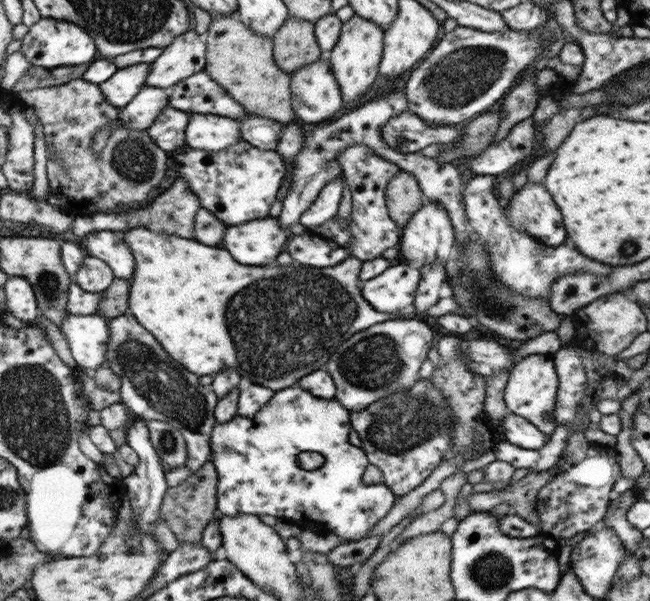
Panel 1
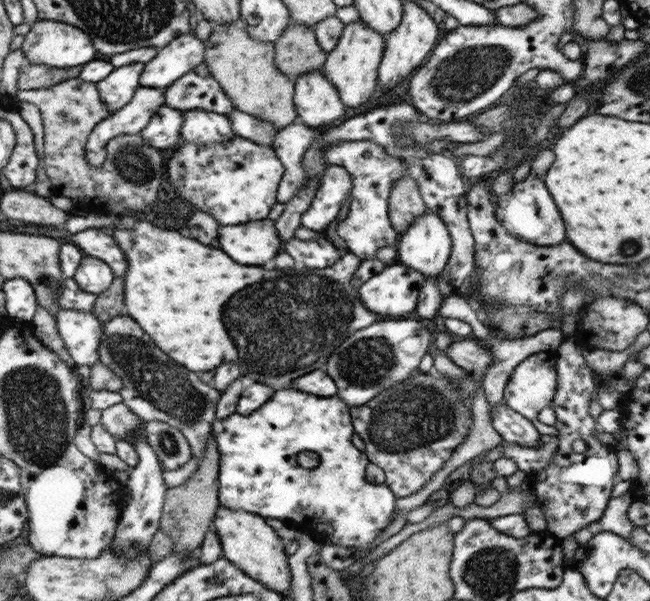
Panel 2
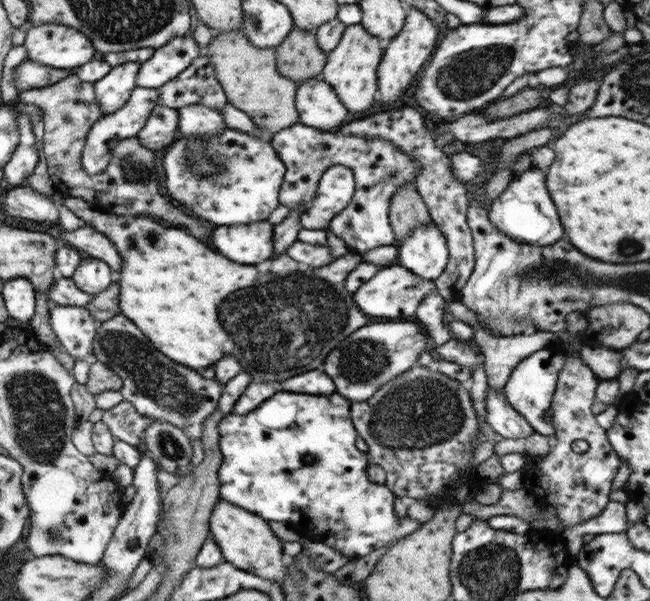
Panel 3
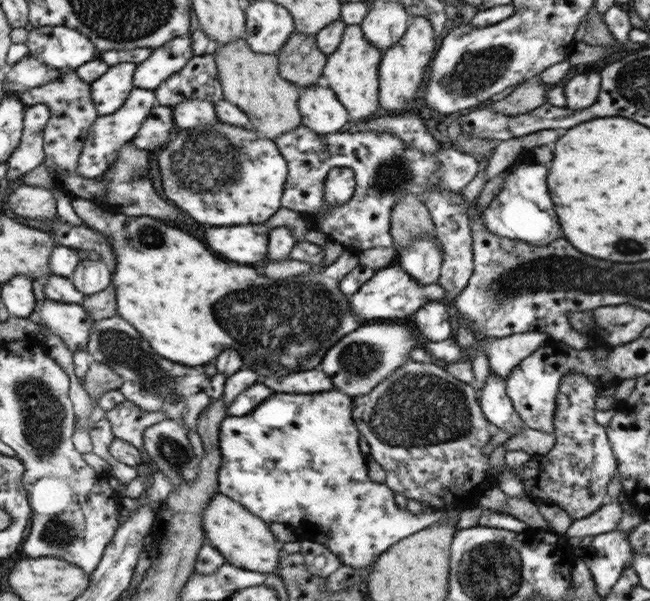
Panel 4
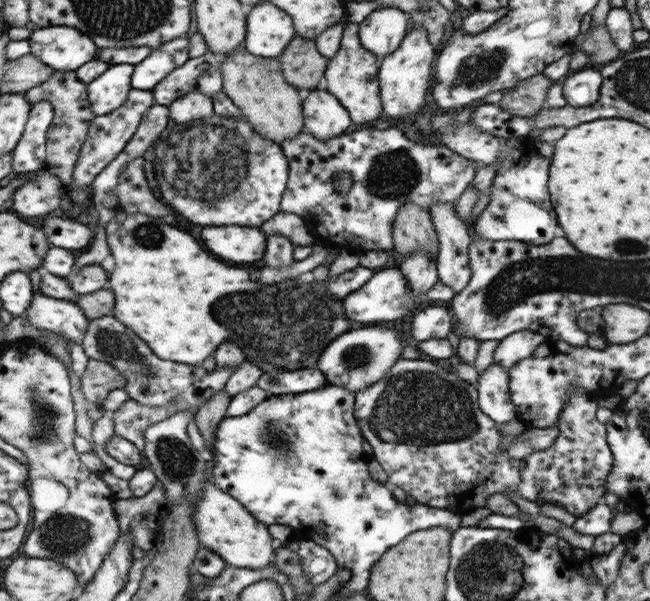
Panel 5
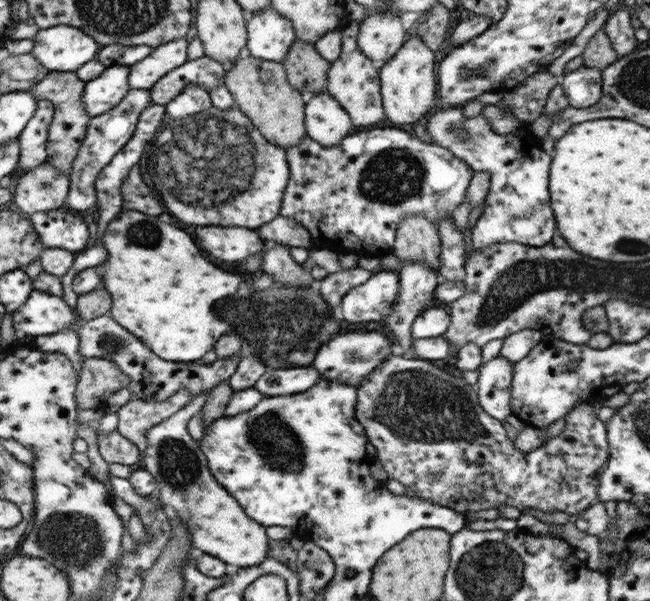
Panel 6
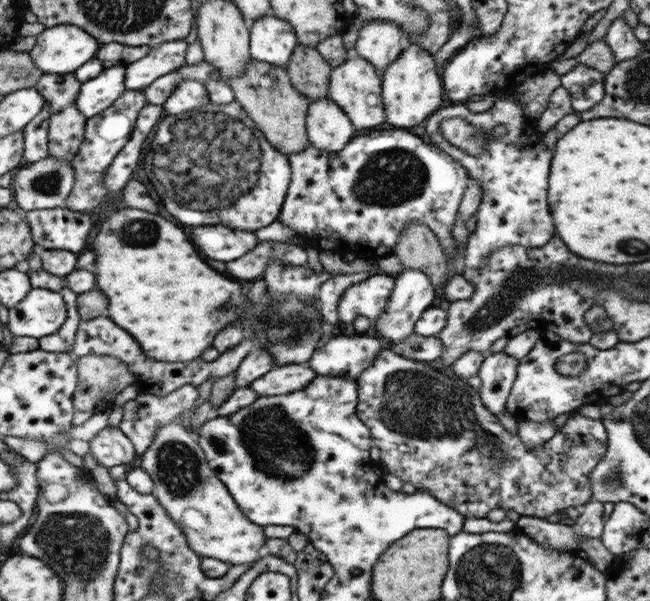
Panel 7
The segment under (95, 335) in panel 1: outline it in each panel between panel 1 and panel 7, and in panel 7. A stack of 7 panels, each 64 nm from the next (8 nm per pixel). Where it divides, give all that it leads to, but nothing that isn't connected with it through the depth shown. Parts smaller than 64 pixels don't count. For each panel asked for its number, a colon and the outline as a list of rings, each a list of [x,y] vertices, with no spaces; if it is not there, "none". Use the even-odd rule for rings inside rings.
2: [[[59,308],[55,312],[55,328],[75,366],[93,366],[99,362],[103,324],[91,312],[75,312]]]
3: [[[49,304],[47,314],[49,326],[67,354],[75,360],[91,362],[97,322],[91,318],[87,308]]]
4: [[[43,298],[43,302],[35,302],[35,312],[31,320],[51,330],[53,336],[59,336],[71,354],[87,350],[93,320],[87,316],[83,306],[61,304]]]
5: [[[35,294],[31,298],[31,306],[21,316],[21,320],[27,320],[31,328],[53,332],[59,338],[69,338],[75,344],[83,342],[87,322],[81,314],[79,306],[75,302],[55,300],[41,294]]]
6: [[[33,290],[27,298],[27,304],[9,316],[15,332],[23,332],[25,338],[35,338],[59,334],[69,328],[77,332],[83,322],[79,318],[79,324],[75,324],[71,310],[73,308],[65,304],[63,298]]]
7: [[[33,288],[23,304],[7,308],[9,332],[13,338],[35,338],[55,336],[55,332],[65,324],[67,308],[61,294],[51,290]]]

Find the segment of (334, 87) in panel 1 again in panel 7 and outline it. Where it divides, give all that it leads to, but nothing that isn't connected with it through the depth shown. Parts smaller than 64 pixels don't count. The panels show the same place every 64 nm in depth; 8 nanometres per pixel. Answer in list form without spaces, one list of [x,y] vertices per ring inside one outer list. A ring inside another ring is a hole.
[[[329,98],[309,104],[305,116],[307,140],[321,152],[339,152],[353,138],[353,124],[347,114]]]

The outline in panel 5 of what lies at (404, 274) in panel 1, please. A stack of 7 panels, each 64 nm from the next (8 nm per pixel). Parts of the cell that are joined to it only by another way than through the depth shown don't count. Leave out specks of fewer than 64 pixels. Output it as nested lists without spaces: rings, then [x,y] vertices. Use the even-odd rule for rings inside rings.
[[[381,268],[381,270],[375,270],[375,274],[371,276],[369,282],[365,282],[361,288],[357,288],[355,292],[347,294],[343,298],[343,308],[345,308],[345,318],[347,320],[353,320],[353,322],[387,322],[387,320],[401,320],[405,314],[419,310],[421,306],[425,306],[429,300],[443,300],[443,302],[449,302],[453,300],[455,294],[451,288],[443,286],[443,284],[435,284],[433,288],[429,288],[425,294],[411,294],[411,290],[407,288],[407,282],[403,280],[399,268]]]

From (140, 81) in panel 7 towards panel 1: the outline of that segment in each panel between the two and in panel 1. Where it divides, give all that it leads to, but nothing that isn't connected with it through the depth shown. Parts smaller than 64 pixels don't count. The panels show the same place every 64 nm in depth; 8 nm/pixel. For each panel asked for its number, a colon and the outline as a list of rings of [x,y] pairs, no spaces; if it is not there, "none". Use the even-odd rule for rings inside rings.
1: [[[187,30],[185,34],[177,36],[165,50],[161,50],[161,56],[151,62],[145,86],[165,90],[197,72],[203,72],[207,64],[205,44],[205,38],[195,34],[195,30]]]
2: [[[193,32],[177,36],[167,46],[157,50],[155,58],[151,58],[145,64],[139,78],[139,86],[165,90],[181,76],[189,74],[199,64],[203,64],[205,62],[203,52],[205,52],[205,44],[199,42]]]
3: [[[191,36],[173,38],[171,42],[163,44],[163,48],[153,50],[153,56],[141,64],[135,86],[159,90],[163,84],[167,84],[185,68],[189,68],[197,58],[199,48]]]
4: [[[173,38],[161,48],[155,48],[151,56],[135,68],[133,86],[143,90],[157,90],[161,82],[165,82],[173,72],[179,72],[191,58],[191,38]]]
5: [[[181,36],[155,48],[143,62],[135,64],[135,70],[131,74],[131,88],[151,92],[171,70],[183,66],[189,60],[187,46],[187,36]]]
6: [[[185,38],[161,44],[151,50],[151,54],[131,66],[127,84],[131,90],[149,90],[159,78],[163,78],[173,68],[187,62],[187,42]]]

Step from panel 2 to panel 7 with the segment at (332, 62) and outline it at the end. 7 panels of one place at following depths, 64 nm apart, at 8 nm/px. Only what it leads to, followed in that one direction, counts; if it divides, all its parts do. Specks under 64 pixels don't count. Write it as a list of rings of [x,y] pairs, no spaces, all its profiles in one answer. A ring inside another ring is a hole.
[[[351,24],[347,30],[343,30],[341,34],[343,40],[343,48],[349,52],[347,60],[339,66],[335,66],[333,70],[329,70],[329,100],[333,100],[351,120],[355,130],[377,130],[379,124],[385,122],[385,110],[383,110],[383,98],[381,98],[381,78],[375,70],[375,66],[371,62],[367,62],[365,58],[357,56],[353,52],[353,46],[357,42],[357,28]]]

